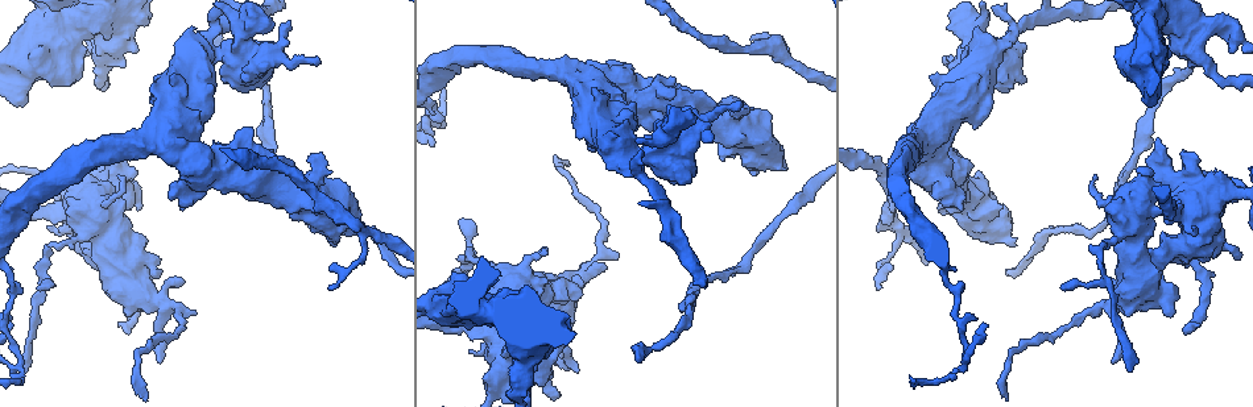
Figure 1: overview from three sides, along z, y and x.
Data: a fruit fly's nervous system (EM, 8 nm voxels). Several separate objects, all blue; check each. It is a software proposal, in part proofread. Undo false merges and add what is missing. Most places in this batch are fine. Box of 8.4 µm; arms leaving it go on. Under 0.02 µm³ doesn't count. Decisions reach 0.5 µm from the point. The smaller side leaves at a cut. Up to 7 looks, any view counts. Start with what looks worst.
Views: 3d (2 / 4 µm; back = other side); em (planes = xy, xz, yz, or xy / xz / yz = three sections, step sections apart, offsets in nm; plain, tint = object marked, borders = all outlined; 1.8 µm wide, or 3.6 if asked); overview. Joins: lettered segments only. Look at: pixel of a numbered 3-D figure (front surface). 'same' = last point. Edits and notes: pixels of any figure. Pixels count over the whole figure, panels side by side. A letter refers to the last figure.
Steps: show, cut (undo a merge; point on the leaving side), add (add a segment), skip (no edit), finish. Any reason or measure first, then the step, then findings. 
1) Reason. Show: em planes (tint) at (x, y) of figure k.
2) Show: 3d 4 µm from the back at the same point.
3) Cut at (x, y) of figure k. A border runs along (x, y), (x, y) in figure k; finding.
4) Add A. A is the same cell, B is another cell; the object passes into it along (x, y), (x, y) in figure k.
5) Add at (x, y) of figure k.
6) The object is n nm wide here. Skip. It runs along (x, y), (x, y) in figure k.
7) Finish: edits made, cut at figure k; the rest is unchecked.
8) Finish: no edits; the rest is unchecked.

Show: 3d 4 µm from the back at (48, 251) of figure 1.

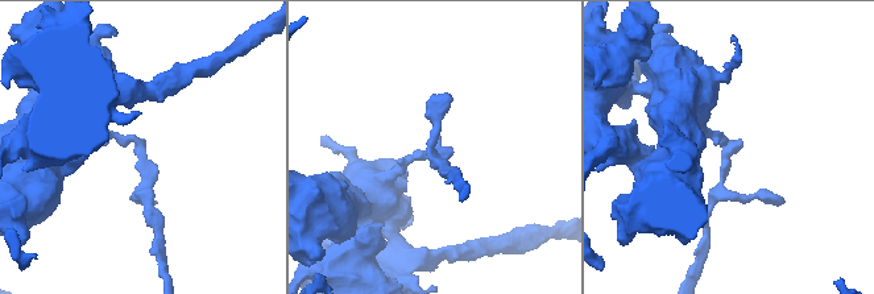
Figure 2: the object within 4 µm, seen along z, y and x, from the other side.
Now the EM. Show: em xy step 8 (tint) at (439, 147) of figure 2.

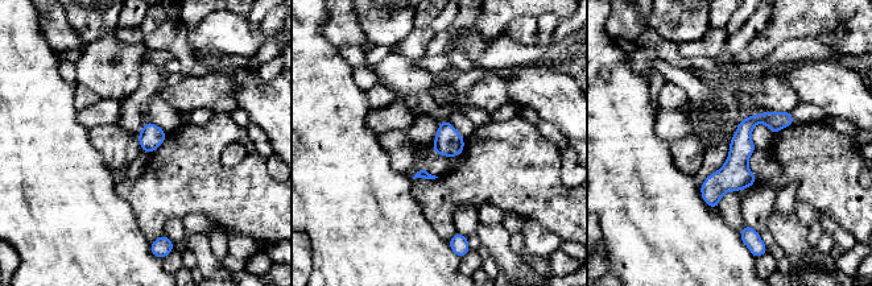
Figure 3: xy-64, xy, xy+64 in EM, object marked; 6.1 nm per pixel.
Show: em xy step 8 (borders) at the same point.

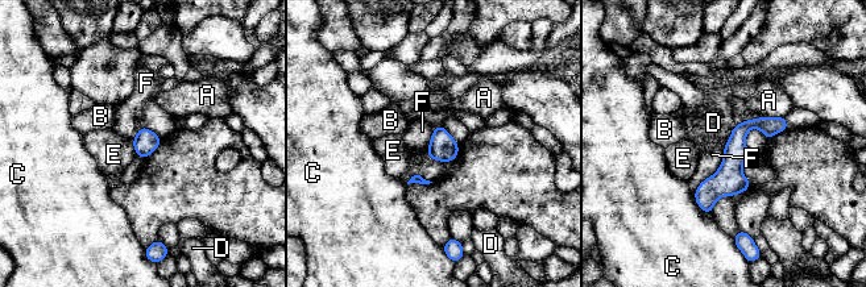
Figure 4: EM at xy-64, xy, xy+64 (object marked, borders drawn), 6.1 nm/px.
The object is 140 nm wide here; the longest contact is with F, 360 nm. Skip. A, B, C, D, E and F are other cells; one neuron here.

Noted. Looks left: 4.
An open end. Show: 3d 4 µm at (753, 39) of figure 1.

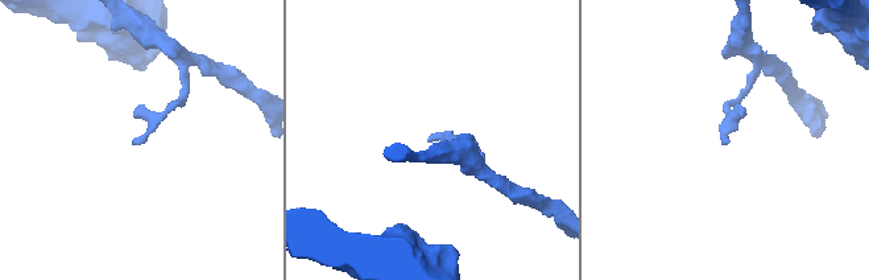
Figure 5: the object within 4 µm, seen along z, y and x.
Need the tissue. Show: em planes (tint) at (134, 143) of figure 5.

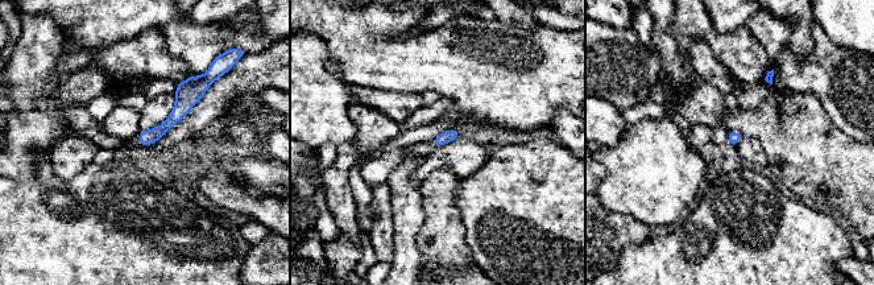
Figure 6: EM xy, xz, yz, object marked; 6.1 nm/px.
Show: em planes (borders) at the same point.

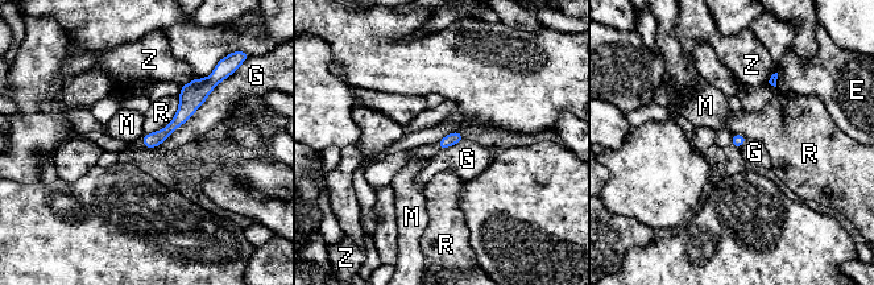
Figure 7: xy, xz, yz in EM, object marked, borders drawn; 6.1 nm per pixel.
The object is 70 nm wide here. Skip. E, G, M, R and Z are other cells; none of them fits.

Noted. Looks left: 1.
Finish: no edits; the rest is unchecked.

